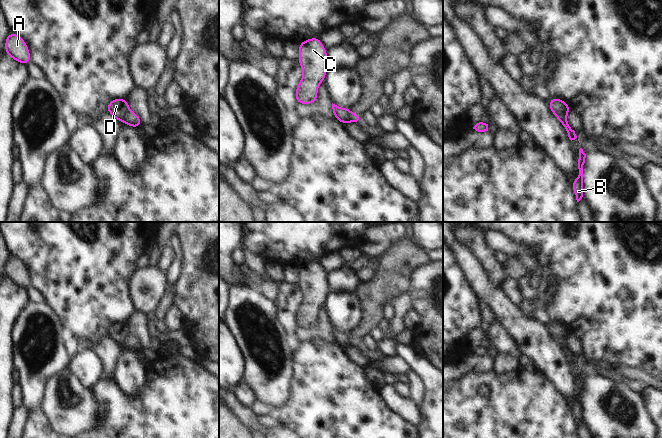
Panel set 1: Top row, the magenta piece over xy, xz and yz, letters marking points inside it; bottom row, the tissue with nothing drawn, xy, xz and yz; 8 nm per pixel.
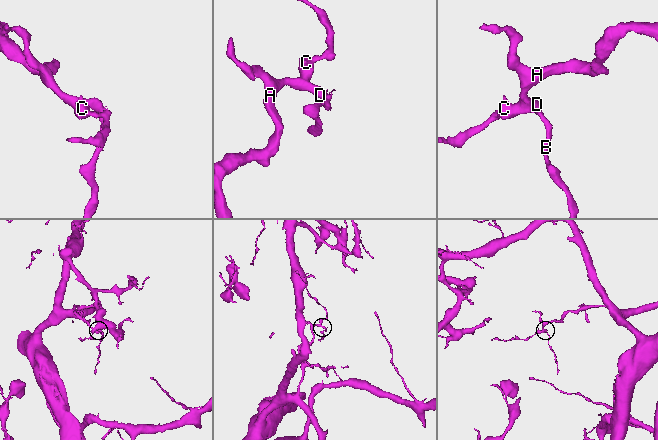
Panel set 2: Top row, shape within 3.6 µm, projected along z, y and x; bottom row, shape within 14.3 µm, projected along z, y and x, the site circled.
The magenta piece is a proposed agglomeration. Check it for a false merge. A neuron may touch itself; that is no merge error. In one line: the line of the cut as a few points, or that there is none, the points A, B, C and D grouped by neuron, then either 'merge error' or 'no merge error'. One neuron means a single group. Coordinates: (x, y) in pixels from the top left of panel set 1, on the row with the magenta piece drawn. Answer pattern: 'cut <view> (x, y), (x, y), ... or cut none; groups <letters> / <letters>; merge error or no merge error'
cut xz (349, 110), (349, 119), (351, 121); groups A C D / B; merge error

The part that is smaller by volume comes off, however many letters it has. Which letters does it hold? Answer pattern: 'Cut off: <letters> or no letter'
Cut off: B

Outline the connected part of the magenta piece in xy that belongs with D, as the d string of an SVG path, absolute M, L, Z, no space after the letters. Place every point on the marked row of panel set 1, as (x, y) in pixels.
M115 98L106 106L107 111L119 122L123 121L124 115L129 111L127 99Z

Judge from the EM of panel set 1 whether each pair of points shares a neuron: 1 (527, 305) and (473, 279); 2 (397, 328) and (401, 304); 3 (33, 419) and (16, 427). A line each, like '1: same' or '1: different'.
1: different
2: same
3: different

